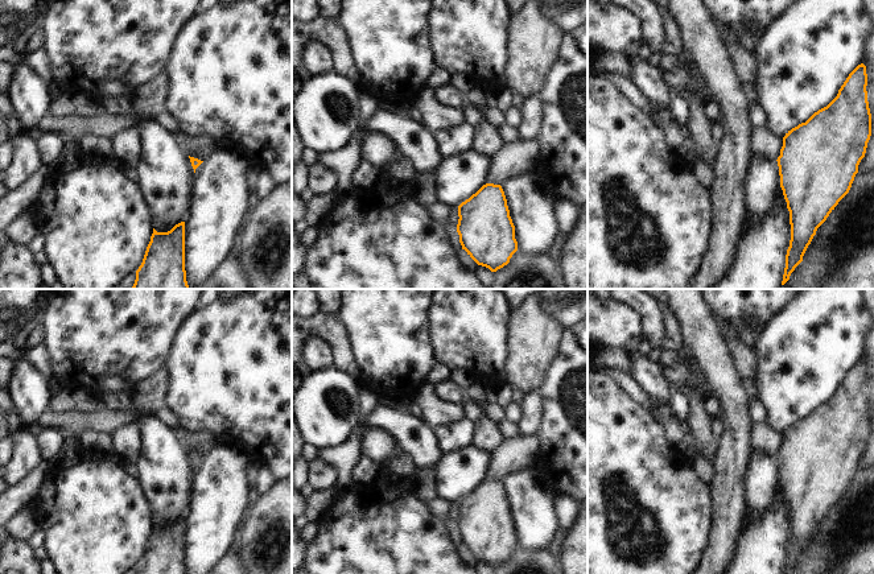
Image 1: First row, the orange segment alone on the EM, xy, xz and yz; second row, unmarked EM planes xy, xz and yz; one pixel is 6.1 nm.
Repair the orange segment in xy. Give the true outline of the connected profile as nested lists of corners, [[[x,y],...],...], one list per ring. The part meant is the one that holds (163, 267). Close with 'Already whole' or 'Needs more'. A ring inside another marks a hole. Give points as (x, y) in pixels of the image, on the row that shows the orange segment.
[[[185,222],[168,232],[153,228],[132,289],[189,289],[185,271]]]. Already whole.

